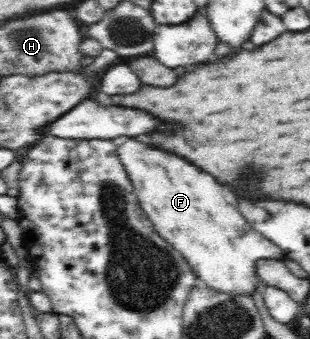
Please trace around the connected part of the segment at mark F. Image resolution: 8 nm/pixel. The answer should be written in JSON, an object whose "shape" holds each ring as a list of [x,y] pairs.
{"shape":[[[126,138],[126,142],[118,146],[116,154],[119,163],[128,174],[139,205],[151,220],[154,229],[182,253],[201,284],[210,285],[219,292],[250,294],[252,297],[258,289],[262,289],[262,282],[256,278],[254,272],[254,263],[260,259],[283,259],[284,254],[276,244],[254,232],[247,220],[240,216],[238,208],[234,206],[234,194],[226,184],[220,184],[212,174],[204,172],[196,164],[190,164],[186,158],[172,154],[170,150],[158,148],[154,144],[146,144],[138,138]]]}

